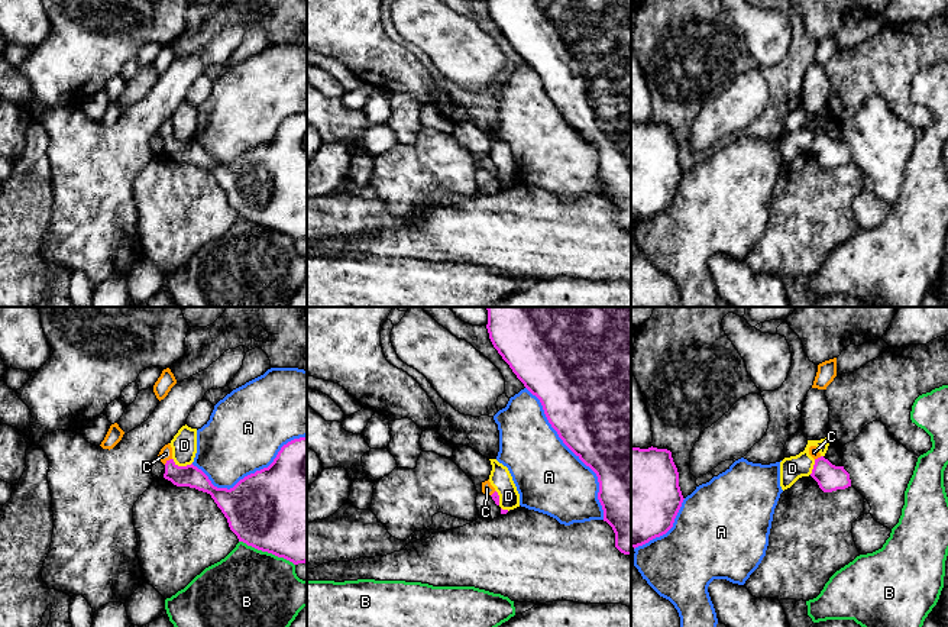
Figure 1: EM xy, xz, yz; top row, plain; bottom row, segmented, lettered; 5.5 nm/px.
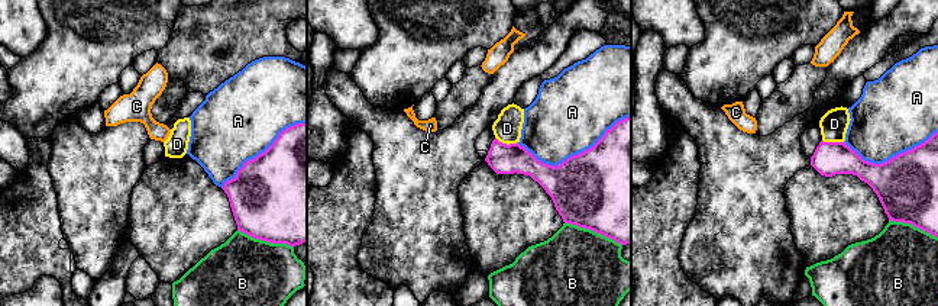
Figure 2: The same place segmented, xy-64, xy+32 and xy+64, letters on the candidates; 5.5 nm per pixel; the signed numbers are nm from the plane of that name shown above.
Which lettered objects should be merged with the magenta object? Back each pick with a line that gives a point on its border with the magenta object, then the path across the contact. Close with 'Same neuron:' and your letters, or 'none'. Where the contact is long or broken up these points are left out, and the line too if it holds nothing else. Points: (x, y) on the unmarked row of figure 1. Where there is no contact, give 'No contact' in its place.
C: Touches magenta at xy (167, 136). Path across: xy (190, 151), (181, 151), (167, 136), (165, 129)
Same neuron: C

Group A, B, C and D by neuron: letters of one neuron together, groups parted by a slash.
A / B / C / D

